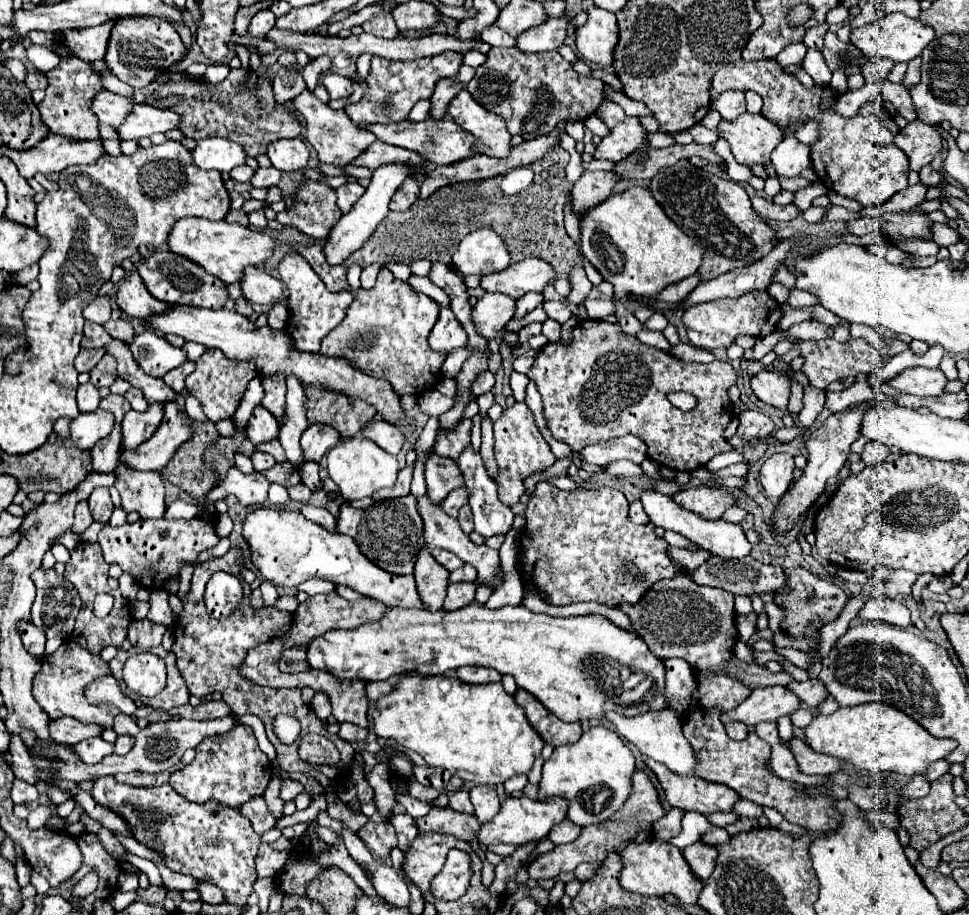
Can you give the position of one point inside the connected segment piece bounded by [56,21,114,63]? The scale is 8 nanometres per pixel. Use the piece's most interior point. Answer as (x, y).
(89, 44)

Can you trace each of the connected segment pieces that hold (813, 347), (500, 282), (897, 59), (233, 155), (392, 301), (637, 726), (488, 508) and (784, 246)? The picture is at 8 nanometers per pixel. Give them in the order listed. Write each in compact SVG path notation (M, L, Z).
M834 339L798 341L798 347L800 347L800 355L806 359L802 371L808 377L810 385L818 387L818 389L826 389L826 385L836 379L856 377L858 373L872 373L880 361L880 355L882 355L866 339L850 339L848 343L838 343Z
M526 259L512 263L500 273L490 273L480 279L480 287L490 293L506 293L514 299L520 299L528 291L544 291L548 283L556 279L554 269L540 259Z
M890 13L890 15L882 15L880 19L876 19L870 25L858 27L850 33L850 43L856 45L858 49L862 49L862 53L866 57L888 57L894 63L908 63L914 57L918 57L924 47L934 39L934 29L930 29L928 25L920 23L918 19L910 19L902 13Z
M210 137L198 141L192 151L194 165L204 171L216 169L220 173L230 173L236 165L246 161L246 153L242 153L242 145L226 139L226 137Z
M386 267L380 269L372 289L352 291L354 301L346 309L342 323L320 343L320 355L342 357L362 373L390 381L398 395L422 395L434 389L442 379L442 353L430 349L428 335L438 319L438 303L416 293L406 281L396 279Z
M650 709L642 715L636 717L624 717L618 713L606 713L604 715L608 723L614 725L614 729L618 731L618 735L622 735L628 743L636 745L638 751L642 755L648 755L660 763L664 763L666 767L670 767L674 773L694 773L694 751L690 749L690 743L686 741L686 737L682 735L682 721L676 715L674 709Z
M468 447L458 459L458 467L470 489L470 507L474 513L474 531L484 539L506 535L512 527L514 513L498 499L494 481L488 477L482 457Z
M784 239L780 241L778 247L774 247L764 259L746 265L742 269L732 269L726 271L714 279L702 281L682 303L680 307L692 307L698 303L708 303L714 299L724 299L724 297L740 297L744 293L756 291L756 289L768 289L772 273L776 267L786 259L790 253L790 243Z

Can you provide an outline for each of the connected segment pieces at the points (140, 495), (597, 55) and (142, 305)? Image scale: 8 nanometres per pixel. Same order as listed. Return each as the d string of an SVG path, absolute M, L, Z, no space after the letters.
M116 467L118 477L114 487L120 491L122 509L126 513L136 511L140 519L160 519L166 513L164 481L158 471L130 473L130 469Z
M596 5L588 7L586 13L588 21L576 29L576 49L586 61L608 67L614 45L618 43L616 15Z
M132 271L124 281L120 281L116 293L116 303L126 313L126 317L150 317L150 313L162 313L162 309L170 309L170 305L154 299L148 289L144 287L144 281L136 271Z

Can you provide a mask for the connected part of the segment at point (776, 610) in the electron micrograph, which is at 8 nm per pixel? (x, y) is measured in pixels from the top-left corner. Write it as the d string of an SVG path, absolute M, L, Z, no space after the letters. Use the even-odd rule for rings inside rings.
M770 599L764 601L766 609L768 609L768 617L770 617L770 629L772 631L780 631L780 621L782 621L782 609L778 605L774 605Z

